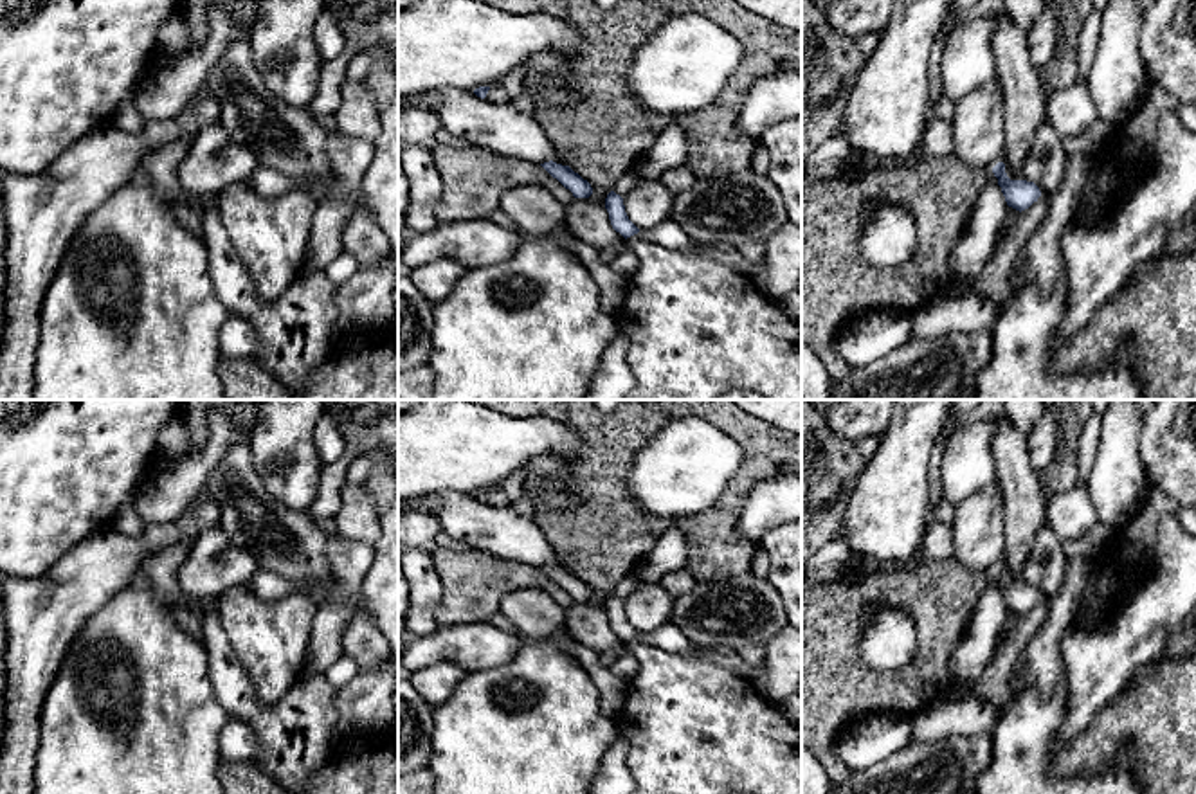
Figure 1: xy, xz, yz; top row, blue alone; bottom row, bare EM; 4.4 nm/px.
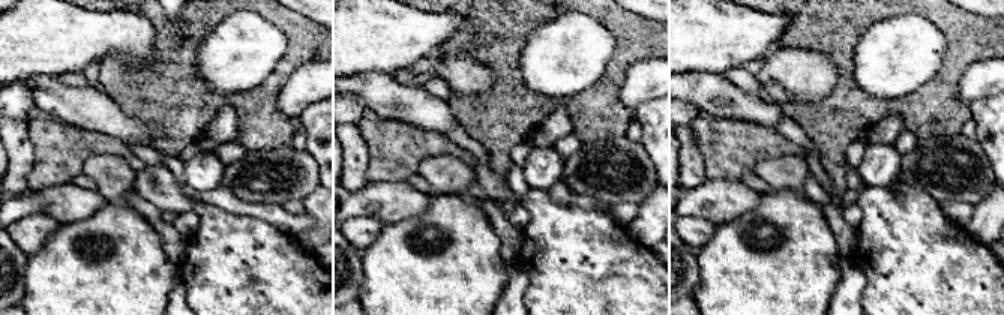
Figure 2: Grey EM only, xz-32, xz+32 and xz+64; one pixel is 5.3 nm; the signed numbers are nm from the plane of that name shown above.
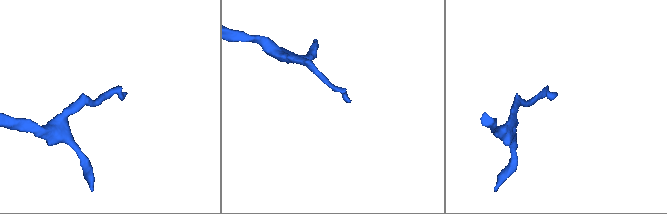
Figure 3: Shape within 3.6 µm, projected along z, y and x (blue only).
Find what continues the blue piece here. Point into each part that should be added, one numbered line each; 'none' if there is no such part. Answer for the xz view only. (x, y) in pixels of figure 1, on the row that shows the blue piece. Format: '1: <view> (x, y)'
none

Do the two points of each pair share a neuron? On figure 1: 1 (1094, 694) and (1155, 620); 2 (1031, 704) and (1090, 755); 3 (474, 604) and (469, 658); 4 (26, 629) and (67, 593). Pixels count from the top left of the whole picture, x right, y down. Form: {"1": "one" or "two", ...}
{"1": "one", "2": "two", "3": "two", "4": "one"}

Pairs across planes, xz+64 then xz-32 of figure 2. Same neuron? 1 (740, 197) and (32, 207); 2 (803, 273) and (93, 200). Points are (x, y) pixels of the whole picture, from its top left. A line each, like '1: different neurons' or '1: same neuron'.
1: same neuron
2: different neurons

